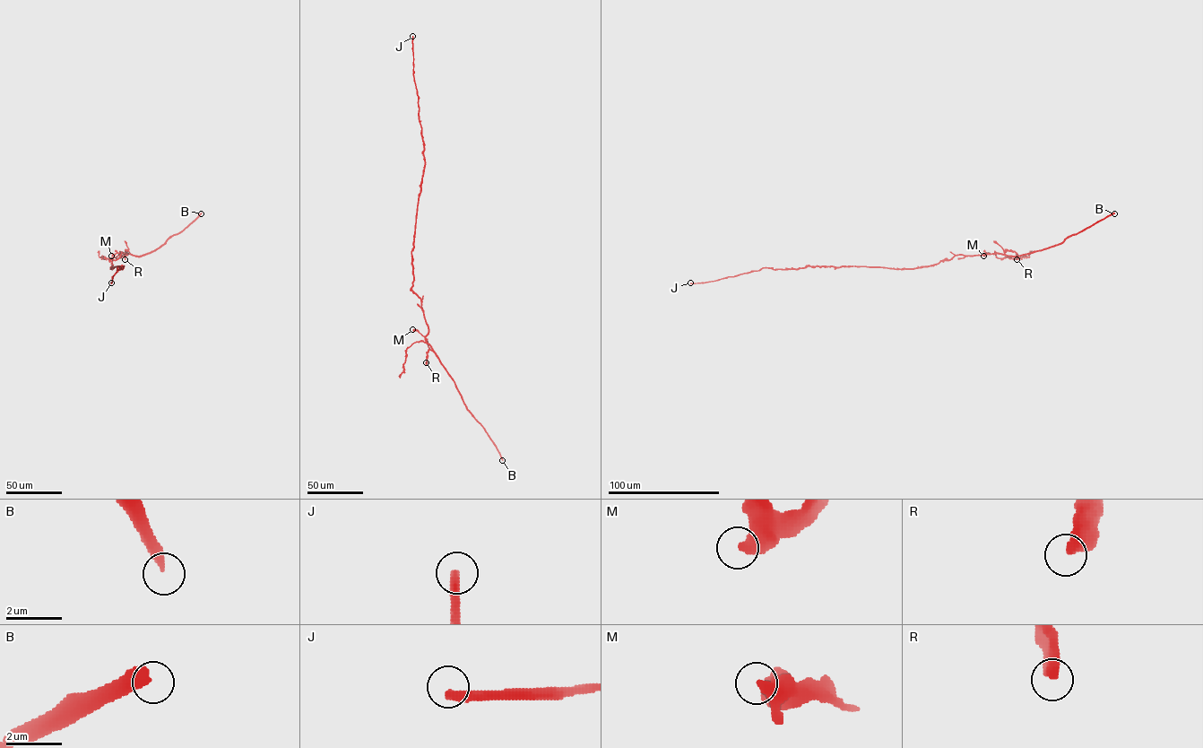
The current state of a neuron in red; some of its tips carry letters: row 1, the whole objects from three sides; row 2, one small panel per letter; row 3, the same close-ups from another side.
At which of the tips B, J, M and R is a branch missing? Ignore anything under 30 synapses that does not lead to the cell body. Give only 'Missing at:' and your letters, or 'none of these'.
Missing at: J

